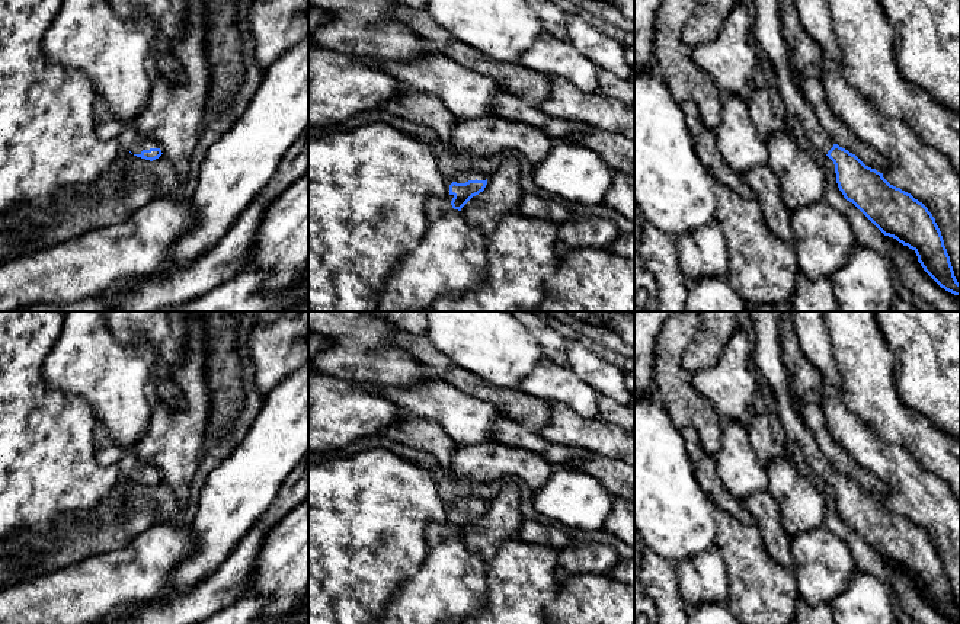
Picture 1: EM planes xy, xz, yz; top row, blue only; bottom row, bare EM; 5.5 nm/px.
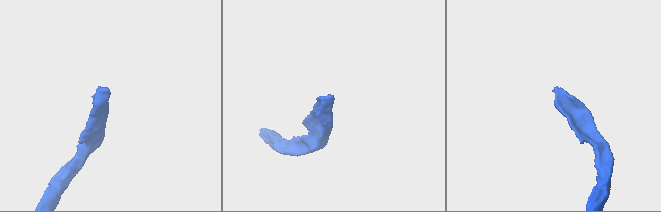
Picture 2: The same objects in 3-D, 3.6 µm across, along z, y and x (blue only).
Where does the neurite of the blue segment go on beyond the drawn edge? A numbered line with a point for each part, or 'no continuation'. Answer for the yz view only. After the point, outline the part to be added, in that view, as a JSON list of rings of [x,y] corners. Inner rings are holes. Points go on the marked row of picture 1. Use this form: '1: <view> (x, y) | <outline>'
1: yz (767, 29) | [[[753,0],[753,3],[755,20],[752,23],[752,35],[775,70],[781,100],[785,109],[800,121],[812,144],[826,156],[835,143],[804,100],[801,89],[797,84],[797,77],[783,38],[780,0]]]

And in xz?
1: xz (472, 175) | [[[468,170],[468,172],[464,172],[464,173],[460,173],[455,179],[457,183],[465,183],[468,180],[486,180],[487,177],[481,173],[481,172],[477,172],[477,170]]]

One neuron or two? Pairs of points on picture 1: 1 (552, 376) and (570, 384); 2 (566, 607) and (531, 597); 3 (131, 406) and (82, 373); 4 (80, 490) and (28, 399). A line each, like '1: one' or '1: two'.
1: one
2: two
3: one
4: one

